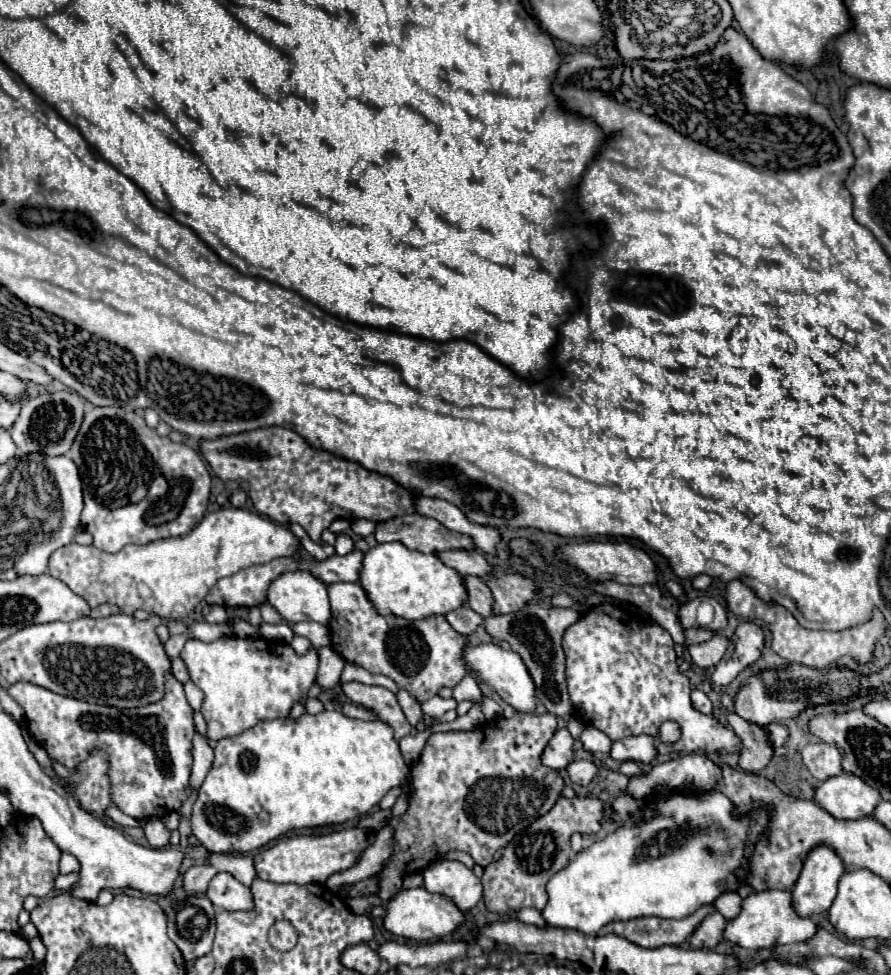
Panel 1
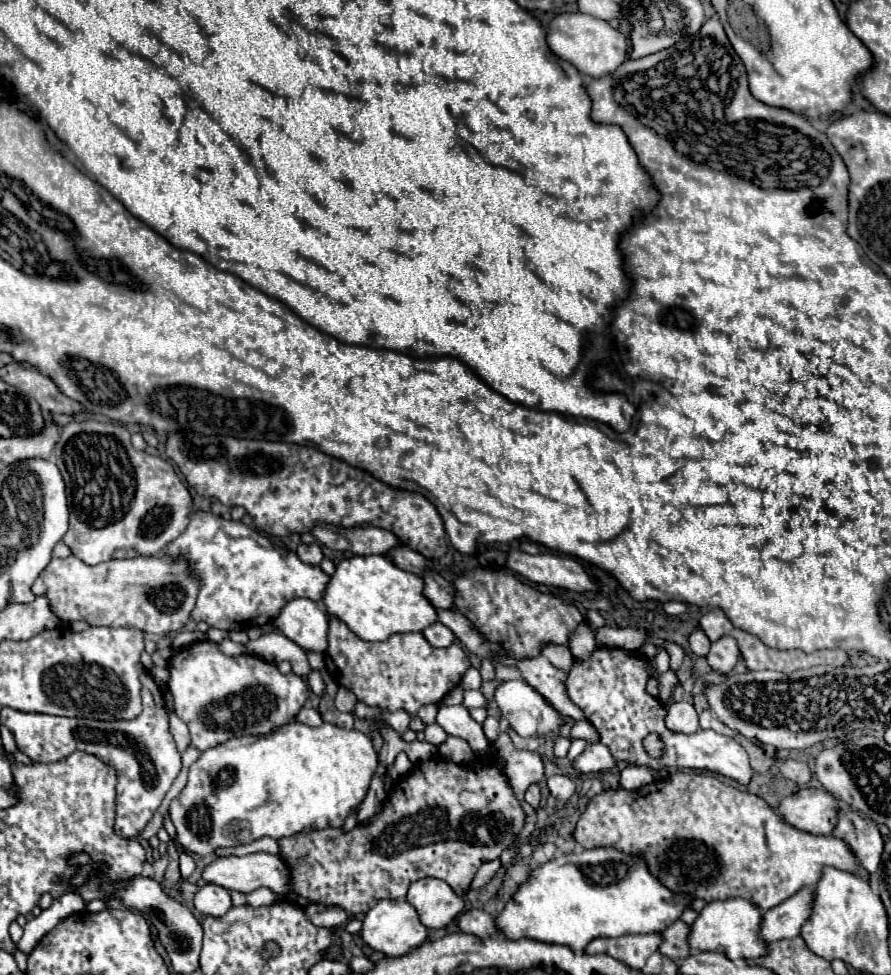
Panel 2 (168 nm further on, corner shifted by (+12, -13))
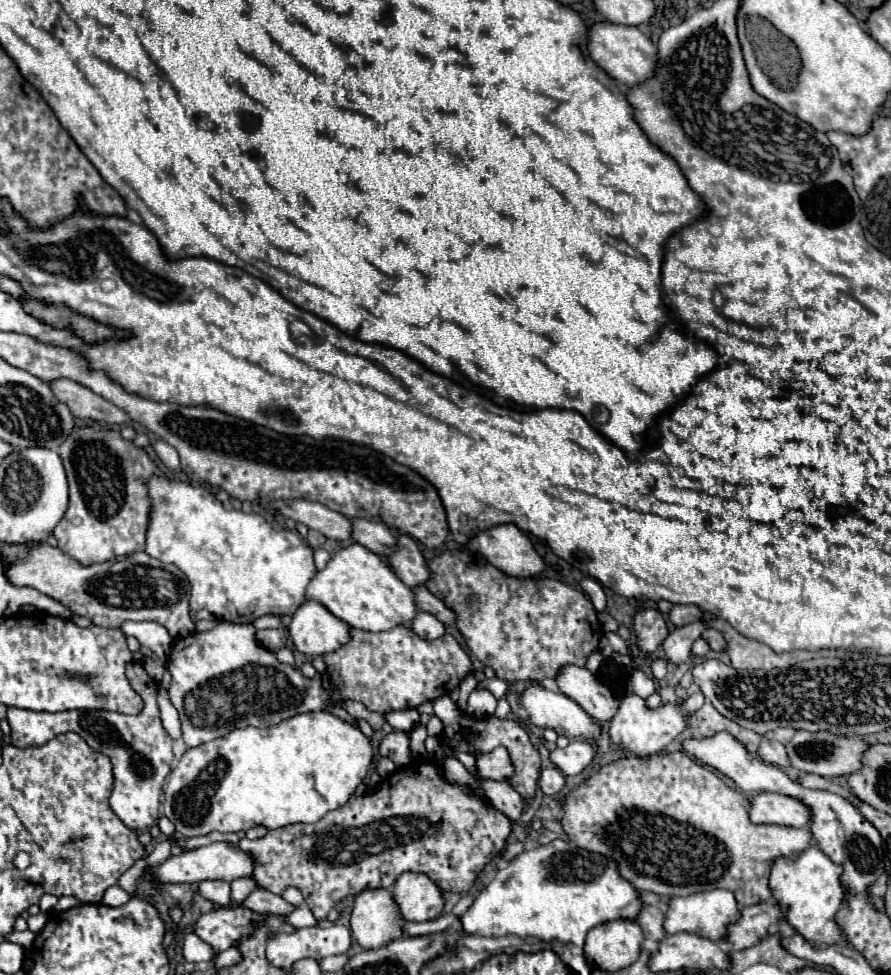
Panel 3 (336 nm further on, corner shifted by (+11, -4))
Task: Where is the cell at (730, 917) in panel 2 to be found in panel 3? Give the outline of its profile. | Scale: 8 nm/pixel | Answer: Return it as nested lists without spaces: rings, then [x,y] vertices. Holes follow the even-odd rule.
[[[709,890],[701,894],[691,894],[685,898],[673,898],[669,900],[669,910],[665,914],[665,930],[669,934],[679,934],[679,932],[689,932],[697,934],[709,940],[723,940],[727,938],[729,926],[737,922],[741,910],[737,906],[737,900],[733,898],[733,892],[729,890]]]

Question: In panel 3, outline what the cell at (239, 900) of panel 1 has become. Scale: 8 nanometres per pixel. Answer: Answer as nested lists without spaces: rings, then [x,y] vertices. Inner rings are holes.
[[[205,880],[199,884],[199,894],[205,900],[211,900],[217,906],[225,906],[231,902],[231,886],[221,880]]]

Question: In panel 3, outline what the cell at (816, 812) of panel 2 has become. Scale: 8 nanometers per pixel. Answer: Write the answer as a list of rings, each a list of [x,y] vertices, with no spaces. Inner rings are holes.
[[[763,792],[751,802],[751,822],[809,828],[809,806],[777,792]]]

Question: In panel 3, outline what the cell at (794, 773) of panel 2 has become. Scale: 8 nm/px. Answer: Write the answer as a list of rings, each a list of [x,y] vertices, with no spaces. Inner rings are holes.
[[[763,740],[759,746],[759,756],[761,760],[773,764],[773,766],[781,766],[781,768],[789,768],[789,754],[785,754],[785,746],[773,740]]]

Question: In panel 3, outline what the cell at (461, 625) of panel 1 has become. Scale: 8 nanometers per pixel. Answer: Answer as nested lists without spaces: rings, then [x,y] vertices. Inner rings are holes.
[[[419,612],[415,616],[411,628],[419,638],[425,638],[425,640],[435,640],[445,634],[445,626],[429,612]]]

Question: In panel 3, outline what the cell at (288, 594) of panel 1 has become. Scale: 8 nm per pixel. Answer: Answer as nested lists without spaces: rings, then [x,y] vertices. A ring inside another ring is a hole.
[[[305,600],[291,618],[289,634],[303,654],[329,654],[349,640],[349,626],[333,616],[317,600]]]

